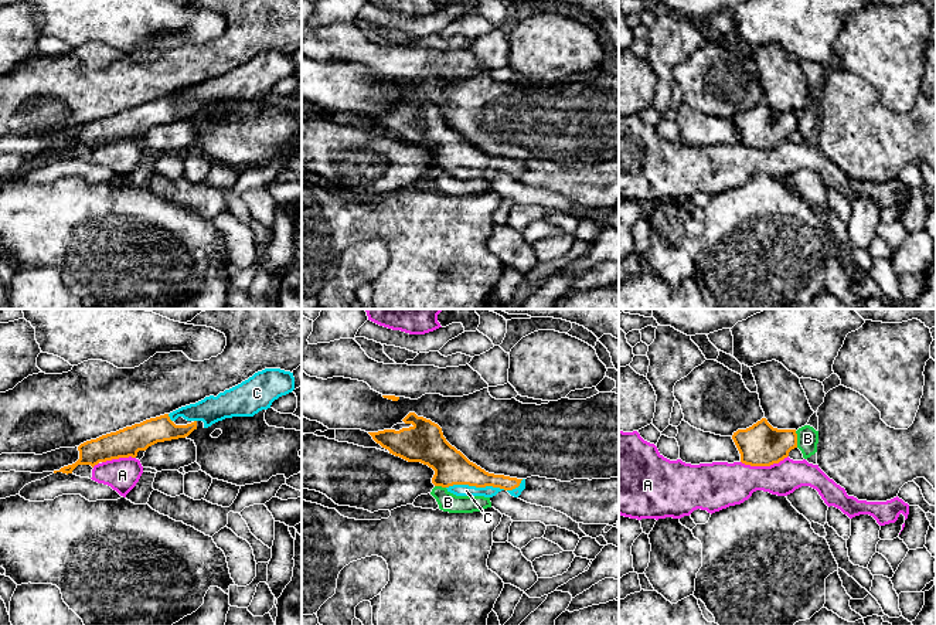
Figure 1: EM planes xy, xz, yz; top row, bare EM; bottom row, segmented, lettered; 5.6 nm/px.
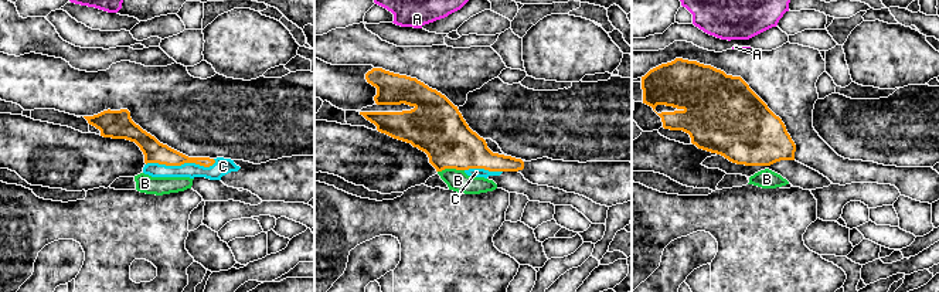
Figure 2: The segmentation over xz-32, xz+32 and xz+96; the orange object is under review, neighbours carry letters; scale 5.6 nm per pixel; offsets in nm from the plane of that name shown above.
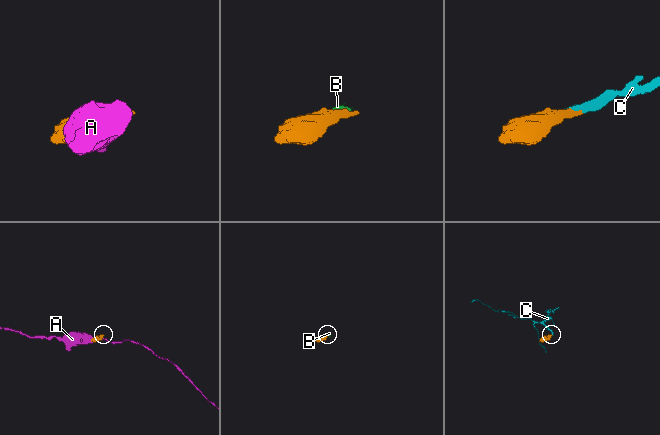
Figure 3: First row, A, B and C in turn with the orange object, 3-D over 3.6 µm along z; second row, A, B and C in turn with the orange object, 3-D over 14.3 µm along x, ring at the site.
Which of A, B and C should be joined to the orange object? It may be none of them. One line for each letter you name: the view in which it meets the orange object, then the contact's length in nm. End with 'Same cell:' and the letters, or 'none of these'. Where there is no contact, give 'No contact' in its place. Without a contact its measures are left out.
C: Touches orange in xz. Shared border 340 nm
Same cell: C

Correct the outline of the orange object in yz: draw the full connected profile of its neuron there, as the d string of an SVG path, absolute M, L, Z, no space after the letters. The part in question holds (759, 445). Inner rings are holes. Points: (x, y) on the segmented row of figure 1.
M766 418L746 429L738 429L732 439L741 454L741 462L750 466L779 463L797 448L796 429L773 428Z

